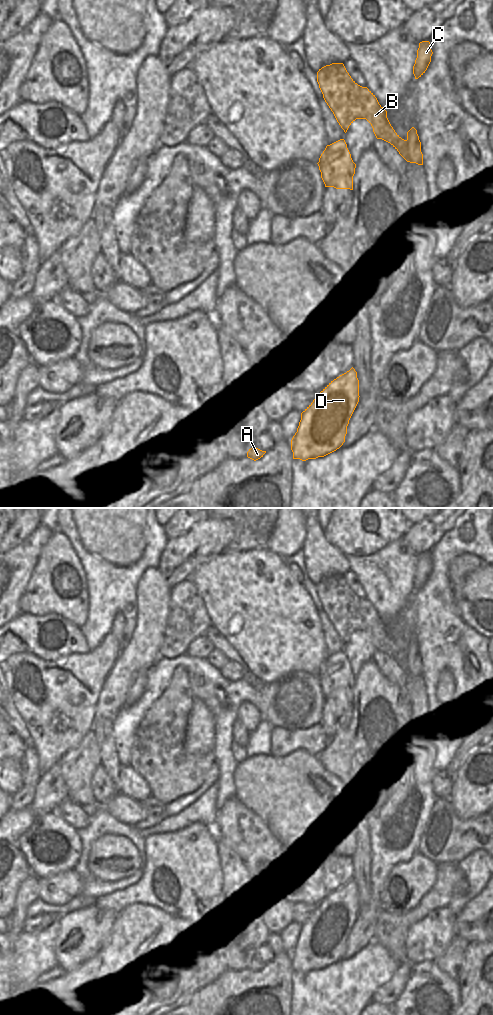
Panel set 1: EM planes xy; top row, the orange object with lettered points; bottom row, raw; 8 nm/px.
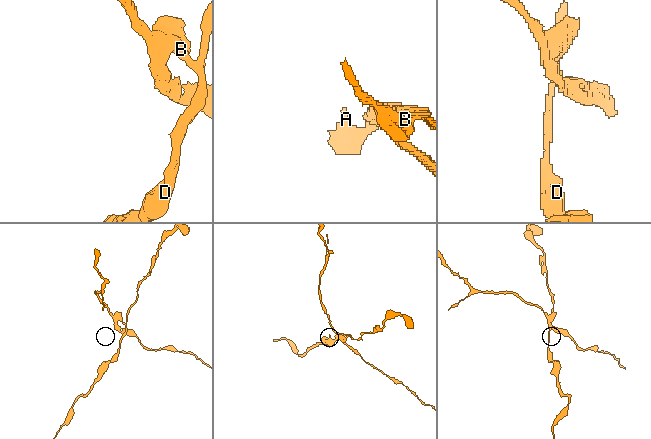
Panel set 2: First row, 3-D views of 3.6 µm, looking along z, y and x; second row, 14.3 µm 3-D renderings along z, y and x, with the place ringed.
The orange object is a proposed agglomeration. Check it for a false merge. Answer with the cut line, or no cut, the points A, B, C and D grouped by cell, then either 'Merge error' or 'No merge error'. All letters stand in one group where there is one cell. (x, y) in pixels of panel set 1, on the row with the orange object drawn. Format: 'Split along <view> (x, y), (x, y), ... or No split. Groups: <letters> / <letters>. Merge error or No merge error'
Split along xy (406, 140), (406, 153), (403, 157). Groups: A C D / B. Merge error

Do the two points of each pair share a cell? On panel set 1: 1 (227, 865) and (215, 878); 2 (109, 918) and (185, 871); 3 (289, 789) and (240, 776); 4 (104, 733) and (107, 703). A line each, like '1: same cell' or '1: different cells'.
1: different cells
2: different cells
3: same cell
4: different cells

